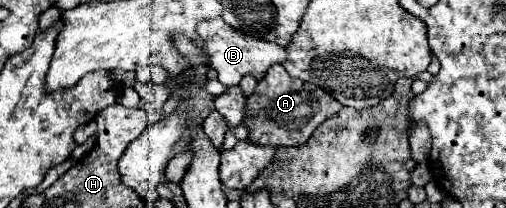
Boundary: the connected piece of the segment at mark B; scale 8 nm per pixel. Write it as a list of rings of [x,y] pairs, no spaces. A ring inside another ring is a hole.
[[[221,17],[213,19],[211,23],[199,23],[199,35],[203,35],[203,41],[207,43],[209,65],[219,73],[219,81],[225,87],[239,85],[239,81],[245,75],[251,75],[257,81],[261,81],[273,65],[285,63],[285,55],[287,55],[285,47],[279,47],[275,43],[267,43],[267,41],[259,41],[259,39],[251,39],[249,35],[235,31]]]

